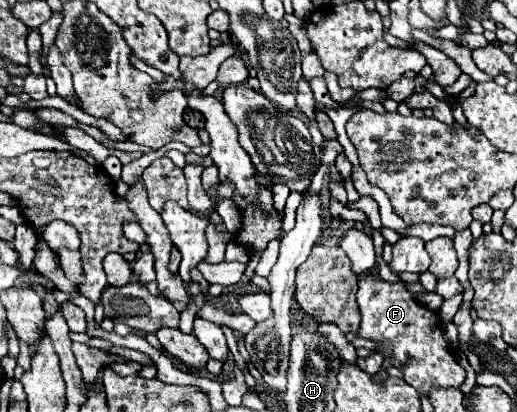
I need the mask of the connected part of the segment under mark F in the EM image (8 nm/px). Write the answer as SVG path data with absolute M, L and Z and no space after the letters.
M375 268L361 272L357 276L357 284L357 304L361 310L359 336L377 340L383 352L391 352L387 356L393 356L393 366L403 372L407 384L411 384L419 394L429 394L433 386L459 388L463 384L465 370L449 352L449 346L443 340L439 316L435 312L417 302L401 280L387 282Z

